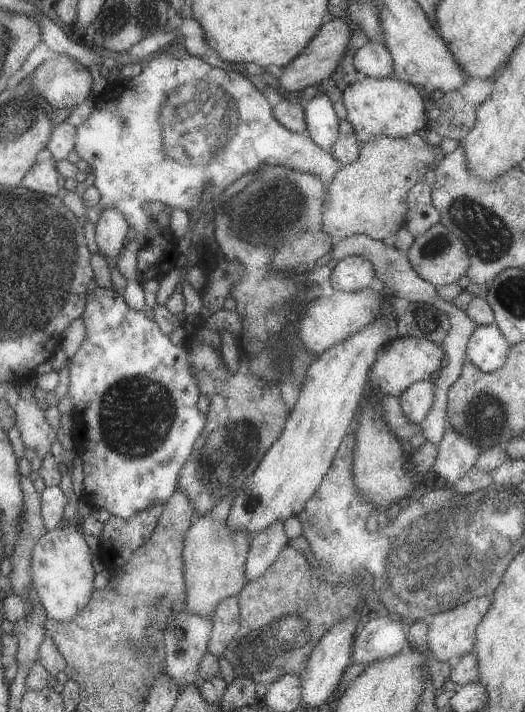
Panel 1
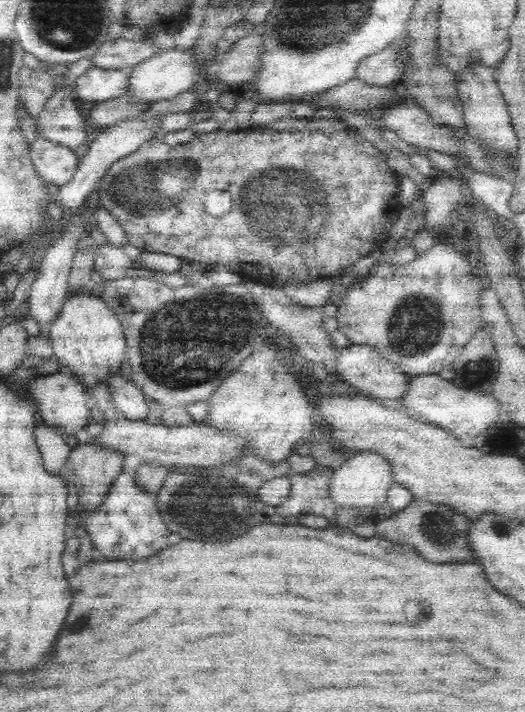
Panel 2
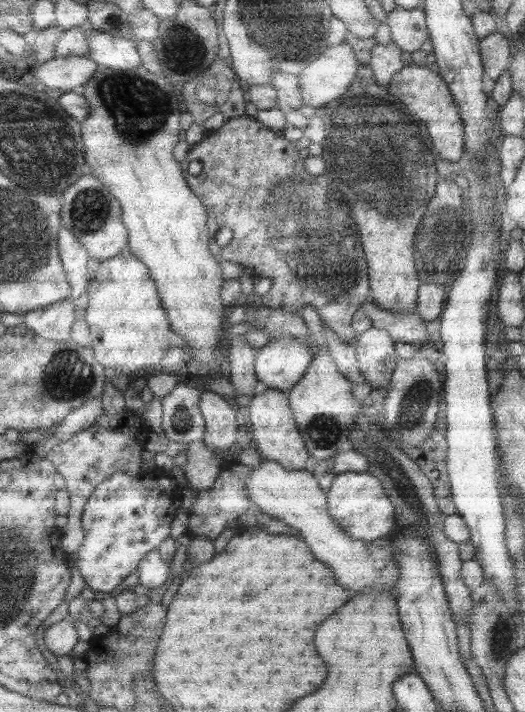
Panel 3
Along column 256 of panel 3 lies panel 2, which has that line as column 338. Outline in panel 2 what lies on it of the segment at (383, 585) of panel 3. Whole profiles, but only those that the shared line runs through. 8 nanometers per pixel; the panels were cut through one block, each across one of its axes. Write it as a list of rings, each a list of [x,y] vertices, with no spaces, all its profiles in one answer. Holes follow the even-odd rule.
[[[362,452],[344,460],[344,464],[340,464],[340,468],[334,470],[332,484],[330,484],[330,498],[338,510],[374,510],[376,512],[386,504],[388,490],[392,488],[392,484],[396,482],[392,478],[392,470],[386,458],[376,452]]]

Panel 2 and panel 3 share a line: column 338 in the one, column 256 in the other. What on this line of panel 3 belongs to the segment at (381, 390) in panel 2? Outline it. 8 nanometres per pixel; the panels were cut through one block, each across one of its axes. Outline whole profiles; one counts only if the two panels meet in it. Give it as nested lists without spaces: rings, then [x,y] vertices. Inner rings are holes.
[[[277,338],[255,352],[255,378],[267,388],[289,392],[307,372],[311,348],[303,340]]]

